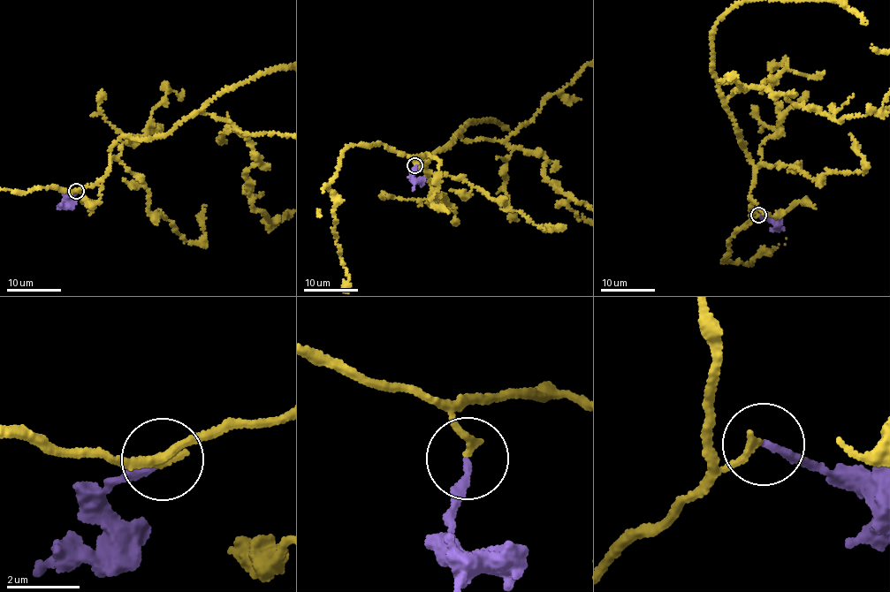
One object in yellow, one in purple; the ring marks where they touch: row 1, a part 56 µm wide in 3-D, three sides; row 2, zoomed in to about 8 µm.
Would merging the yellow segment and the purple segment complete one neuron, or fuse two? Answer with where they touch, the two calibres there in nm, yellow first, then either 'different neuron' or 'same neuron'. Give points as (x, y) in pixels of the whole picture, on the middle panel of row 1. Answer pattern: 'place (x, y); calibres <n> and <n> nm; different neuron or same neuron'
place (414, 165); calibres 200 and 190 nm; same neuron

